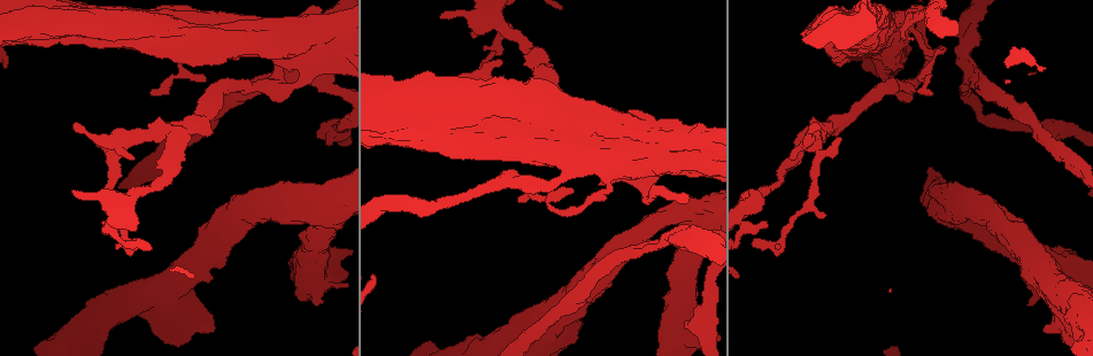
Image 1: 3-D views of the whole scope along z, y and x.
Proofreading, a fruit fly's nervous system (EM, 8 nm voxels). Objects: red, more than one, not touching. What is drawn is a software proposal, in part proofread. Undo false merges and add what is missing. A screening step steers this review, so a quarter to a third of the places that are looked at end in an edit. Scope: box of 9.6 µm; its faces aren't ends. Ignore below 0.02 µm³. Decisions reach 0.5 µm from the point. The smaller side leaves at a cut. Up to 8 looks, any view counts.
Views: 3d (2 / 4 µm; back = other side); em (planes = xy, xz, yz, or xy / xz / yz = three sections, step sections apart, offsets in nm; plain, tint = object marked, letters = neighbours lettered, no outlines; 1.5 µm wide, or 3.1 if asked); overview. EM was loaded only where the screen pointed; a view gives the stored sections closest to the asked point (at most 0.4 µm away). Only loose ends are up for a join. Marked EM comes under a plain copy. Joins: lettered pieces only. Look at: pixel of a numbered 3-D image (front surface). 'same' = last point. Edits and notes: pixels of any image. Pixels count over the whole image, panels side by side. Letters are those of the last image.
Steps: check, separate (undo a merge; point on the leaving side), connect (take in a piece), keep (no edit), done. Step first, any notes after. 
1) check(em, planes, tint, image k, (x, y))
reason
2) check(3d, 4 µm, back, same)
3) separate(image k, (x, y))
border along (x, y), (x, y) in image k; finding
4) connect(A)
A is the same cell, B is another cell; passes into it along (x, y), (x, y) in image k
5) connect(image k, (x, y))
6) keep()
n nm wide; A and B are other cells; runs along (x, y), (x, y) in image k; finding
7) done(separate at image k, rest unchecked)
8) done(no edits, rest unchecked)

check(em, xz, step 8, letters, image 1, (321, 81))
looks like a crossing

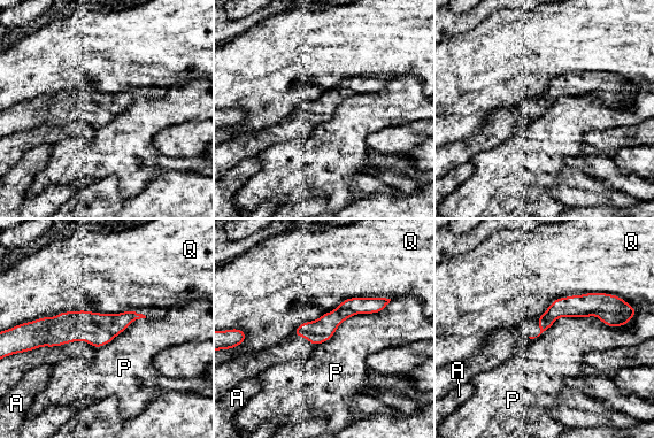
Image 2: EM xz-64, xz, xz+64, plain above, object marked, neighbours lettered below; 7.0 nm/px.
keep()
170 nm wide; A, P and Q are other cells; runs along (137, 316), (36, 338) in image 2; one neuron here

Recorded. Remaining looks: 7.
check(3d, 4 µm, image 1, (675, 118))
stops while still wide

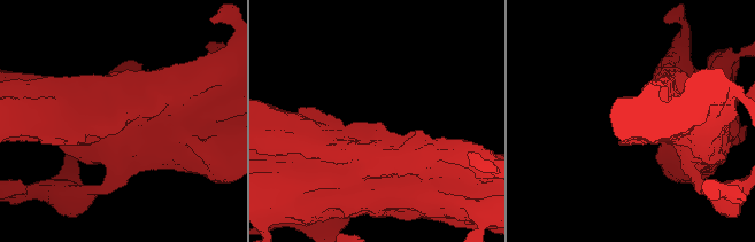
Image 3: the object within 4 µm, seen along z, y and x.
check(em, planes, letters, image 3, (378, 122))

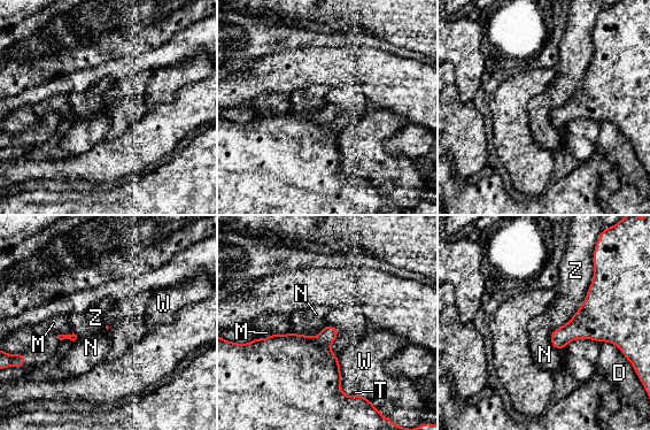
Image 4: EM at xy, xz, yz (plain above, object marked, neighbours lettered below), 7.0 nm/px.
keep()
Z touches over 550 nm; D, M, N, T, W and Z are other cells; none of them fits

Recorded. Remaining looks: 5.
check(em, planes, letters, image 1, (913, 39))
branch stops here

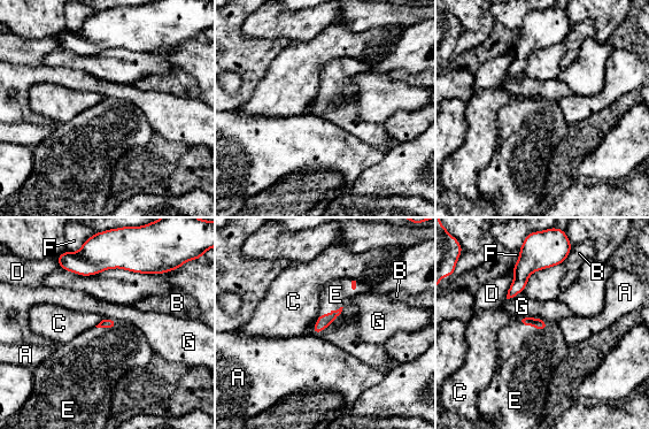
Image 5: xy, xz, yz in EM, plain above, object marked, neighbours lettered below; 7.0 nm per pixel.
connect(E)
E touches over 300 nm; E is the same cell, A, B, C, D, F and G are other cells; it goes on there

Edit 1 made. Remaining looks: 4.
check(3d, 4 µm, image 1, (592, 201))
thick turns thin

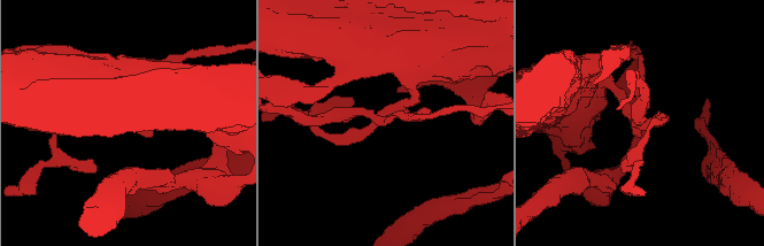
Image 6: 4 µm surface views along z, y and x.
check(em, yz, step 4, tint, image 6, (382, 117))

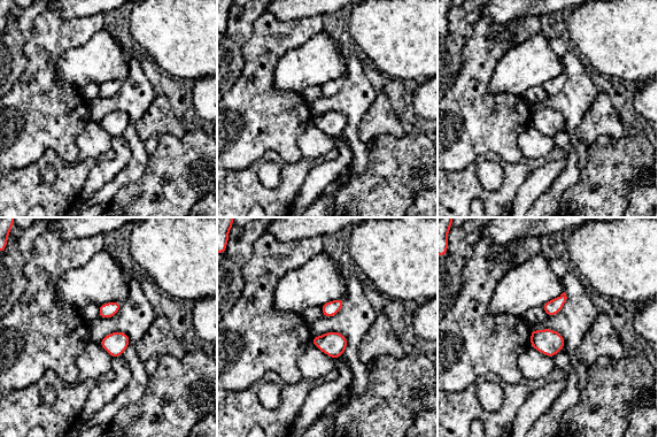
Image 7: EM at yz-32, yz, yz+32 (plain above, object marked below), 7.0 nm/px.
check(em, yz, step 4, letters, same)

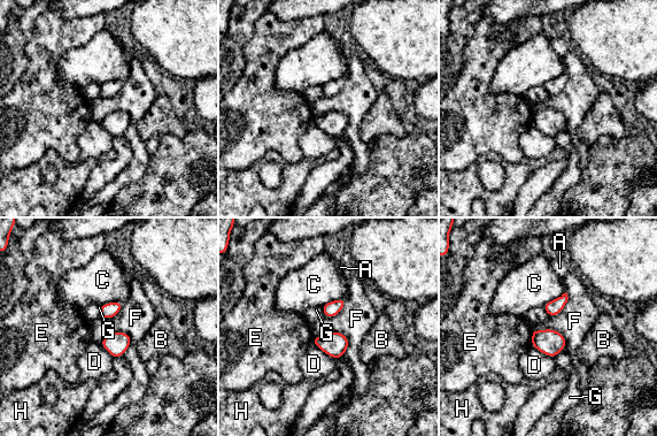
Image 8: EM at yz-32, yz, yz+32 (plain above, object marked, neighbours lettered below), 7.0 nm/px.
keep()
A, B, C, D, E, F, G and H are other cells; 4 arms; border along (312, 336), (340, 331), (349, 344) in image 8; continuous, no second neuron

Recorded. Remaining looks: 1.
done(connect at image 5, rest unchecked)

